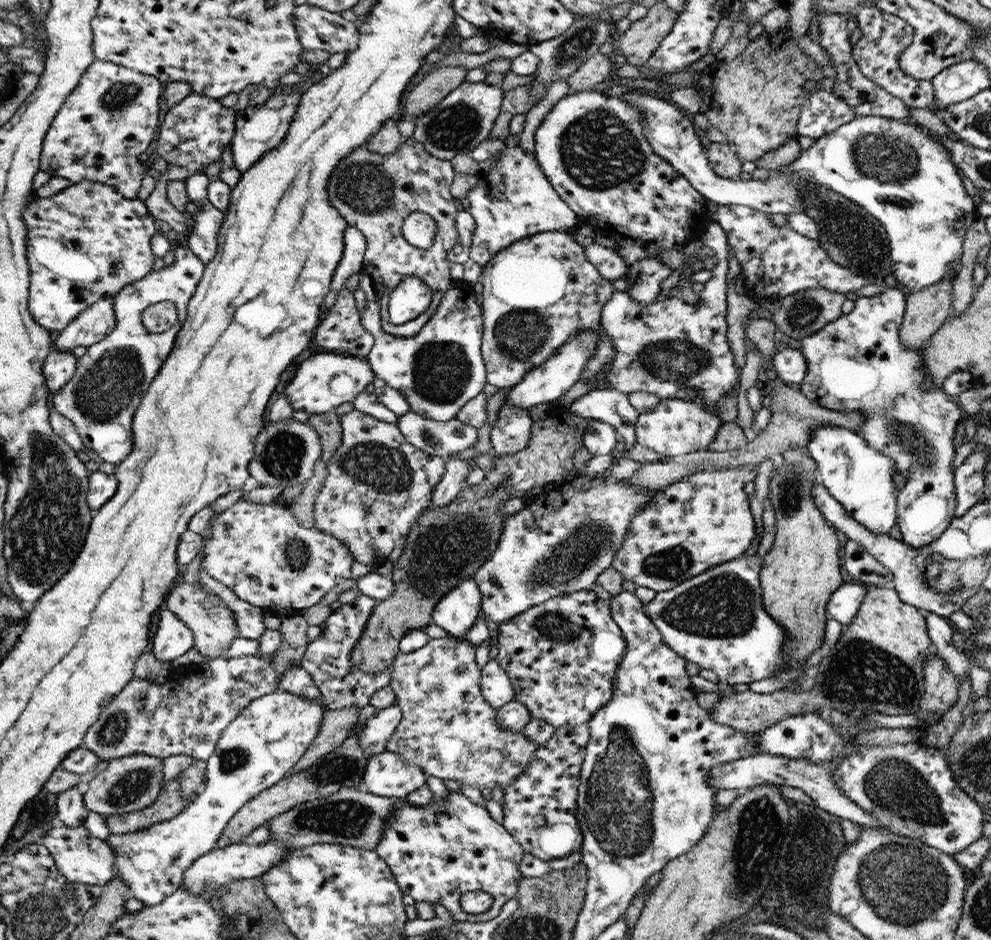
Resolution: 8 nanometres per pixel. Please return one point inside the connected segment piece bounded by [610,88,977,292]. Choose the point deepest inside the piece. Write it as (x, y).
(901, 174)

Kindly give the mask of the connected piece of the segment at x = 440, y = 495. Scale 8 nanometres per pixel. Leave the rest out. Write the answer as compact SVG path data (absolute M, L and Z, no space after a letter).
M456 453L446 459L446 473L433 491L430 507L440 508L451 503L463 489L468 478L468 463L466 459L457 458Z

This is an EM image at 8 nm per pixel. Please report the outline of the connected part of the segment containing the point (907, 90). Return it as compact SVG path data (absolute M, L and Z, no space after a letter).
M876 6L860 7L856 11L855 19L857 20L857 27L862 31L862 37L853 45L852 57L866 78L870 78L870 81L874 81L878 87L891 92L895 98L902 100L906 107L934 111L932 108L934 90L931 82L908 77L899 68L899 58L902 52L913 41L913 26L910 26L907 20L895 14L884 12Z

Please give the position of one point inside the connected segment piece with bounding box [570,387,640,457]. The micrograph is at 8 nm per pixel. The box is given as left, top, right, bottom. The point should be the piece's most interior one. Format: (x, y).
(610, 406)

